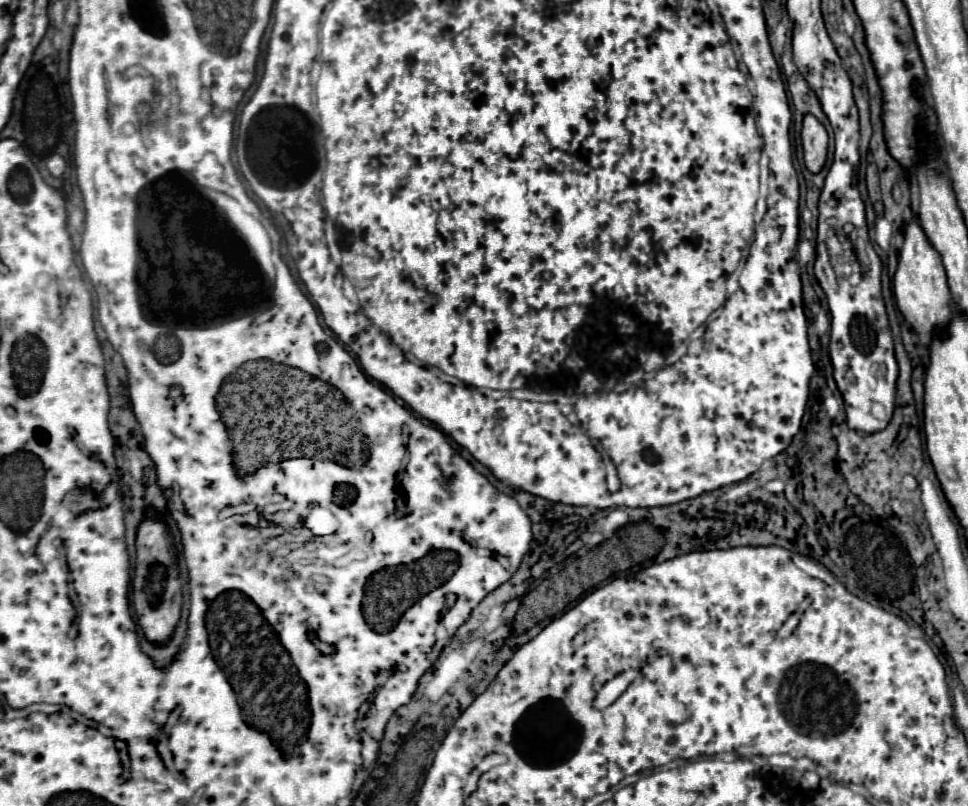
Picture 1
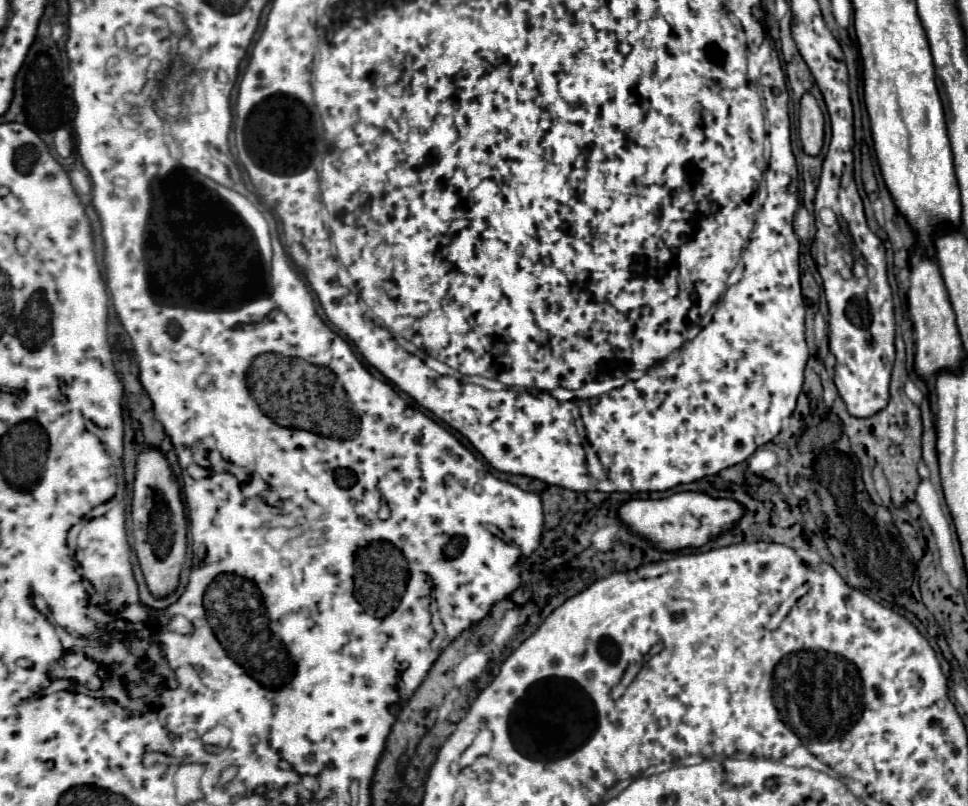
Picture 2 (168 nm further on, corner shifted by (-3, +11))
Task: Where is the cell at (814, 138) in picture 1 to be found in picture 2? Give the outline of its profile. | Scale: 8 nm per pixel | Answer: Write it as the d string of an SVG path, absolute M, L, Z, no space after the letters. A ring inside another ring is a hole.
M807 92L801 98L801 110L799 110L799 134L803 150L809 156L819 154L823 146L823 112L817 104L817 100Z

